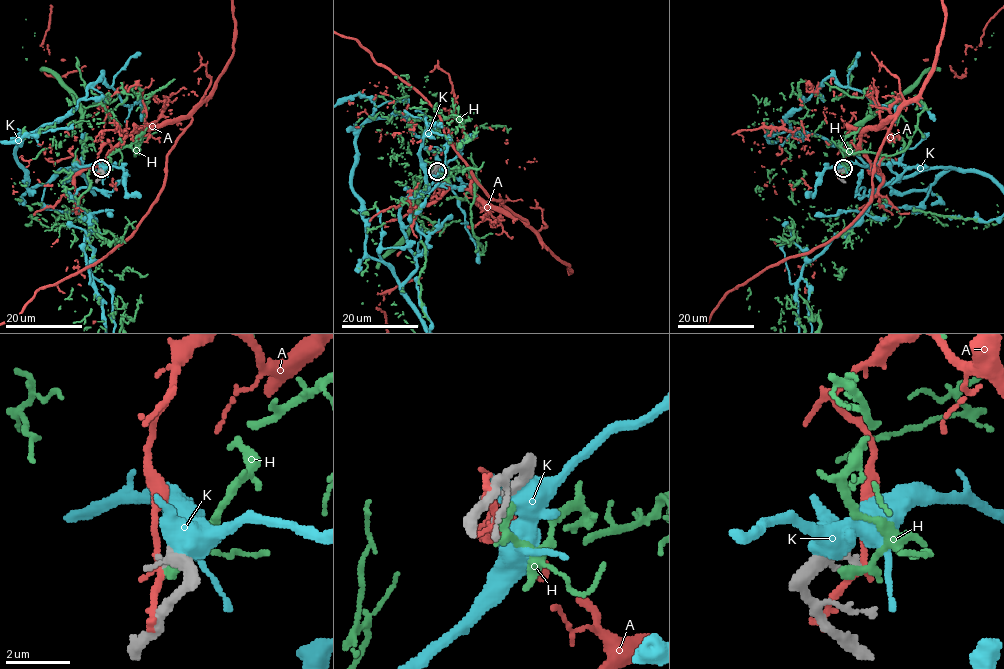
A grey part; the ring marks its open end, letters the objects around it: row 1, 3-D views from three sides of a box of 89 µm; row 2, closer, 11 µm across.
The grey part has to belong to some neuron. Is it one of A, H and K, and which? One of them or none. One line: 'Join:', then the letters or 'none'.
Join: none

